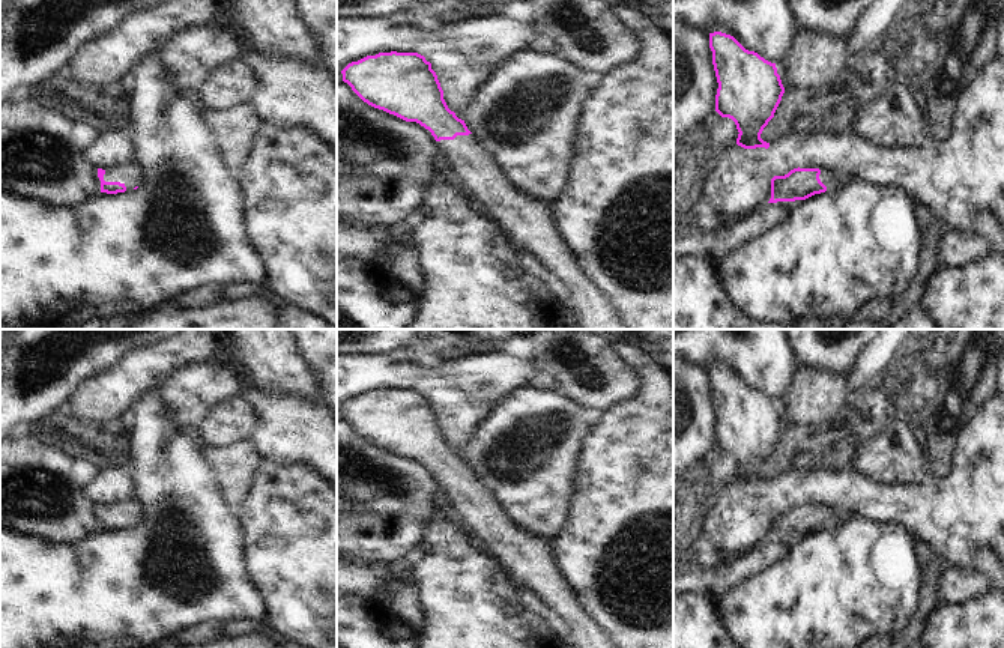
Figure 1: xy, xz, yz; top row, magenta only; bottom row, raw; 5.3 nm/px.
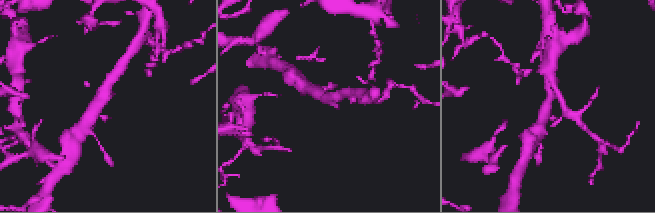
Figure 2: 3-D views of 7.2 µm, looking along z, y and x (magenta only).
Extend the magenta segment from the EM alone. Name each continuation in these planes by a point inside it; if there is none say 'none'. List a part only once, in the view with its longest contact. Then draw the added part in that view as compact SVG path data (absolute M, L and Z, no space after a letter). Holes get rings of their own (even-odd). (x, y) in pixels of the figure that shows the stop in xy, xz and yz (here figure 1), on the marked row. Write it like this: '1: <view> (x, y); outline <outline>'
1: xy (133, 176); outline M137 161L128 167L107 168L104 174L105 182L120 182L126 186L126 191L134 191L135 186L141 186L144 182L144 165Z

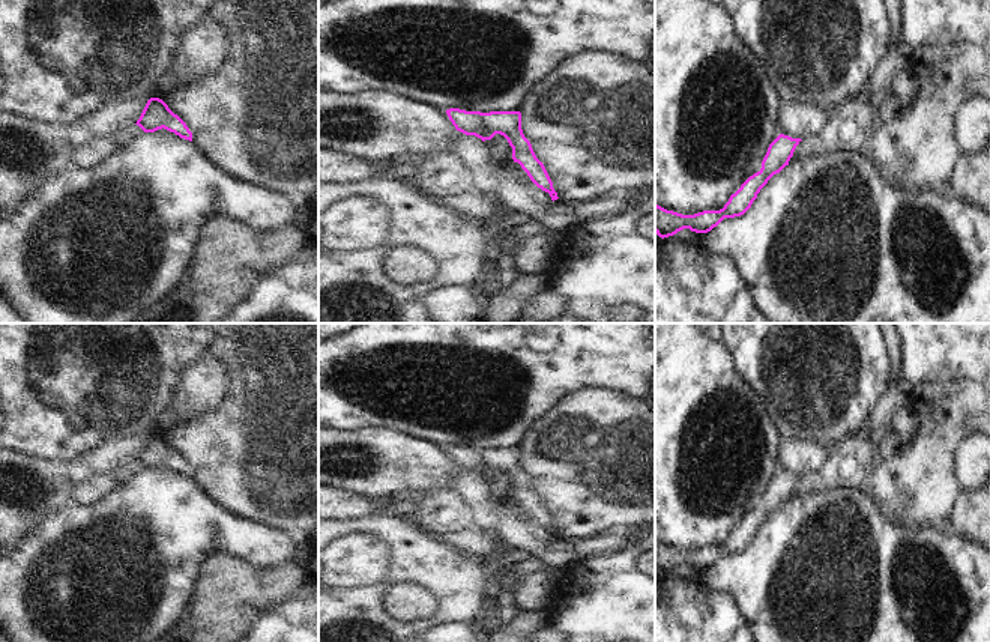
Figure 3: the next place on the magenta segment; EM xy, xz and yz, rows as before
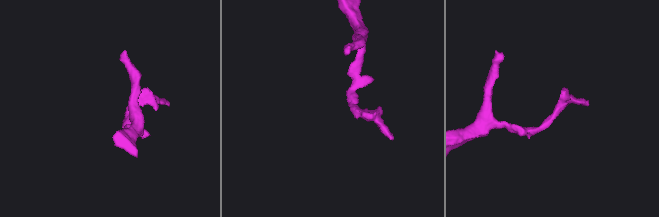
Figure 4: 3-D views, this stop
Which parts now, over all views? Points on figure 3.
1: xz (473, 152); outline M461 135L457 140L457 153L473 173L490 164L488 146L475 135Z

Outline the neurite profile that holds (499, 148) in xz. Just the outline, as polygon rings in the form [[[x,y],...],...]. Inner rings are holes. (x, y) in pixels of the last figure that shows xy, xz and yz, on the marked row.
[[[496,134],[491,140],[485,140],[484,143],[490,149],[491,164],[512,158],[512,147],[503,135]]]

